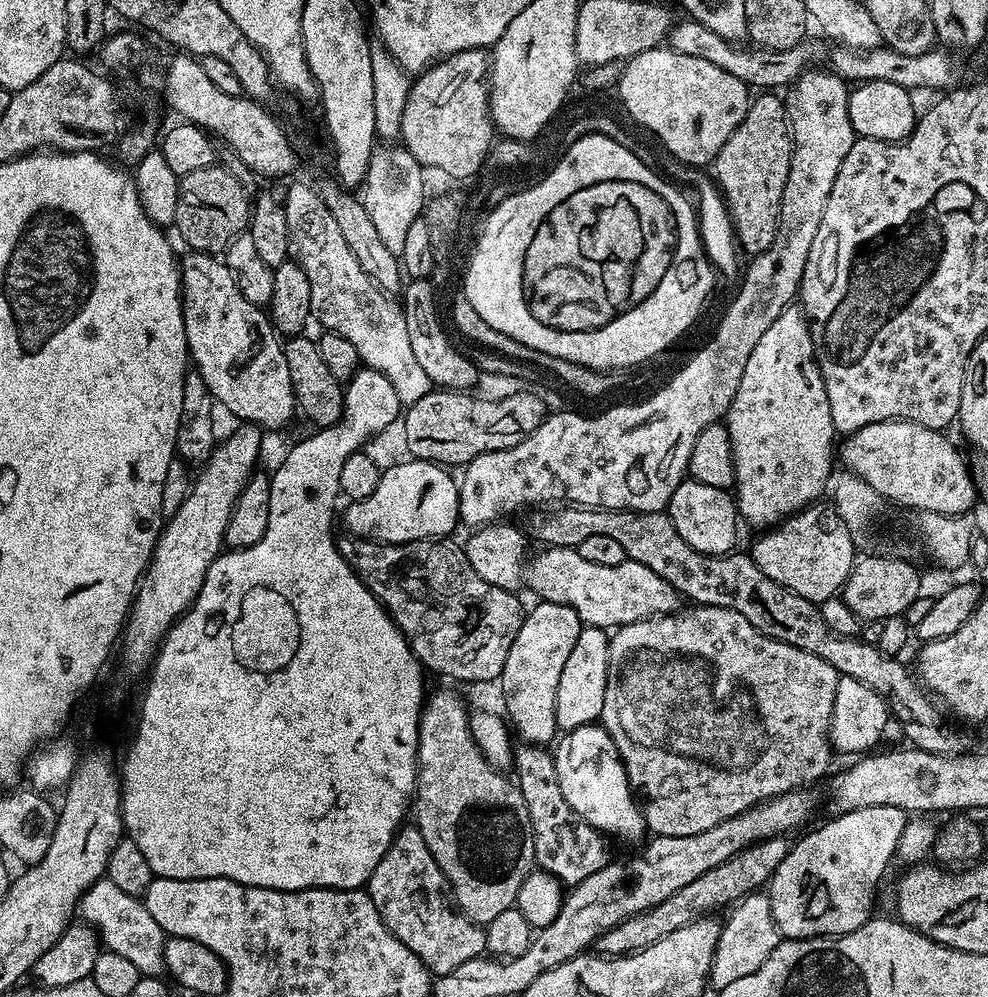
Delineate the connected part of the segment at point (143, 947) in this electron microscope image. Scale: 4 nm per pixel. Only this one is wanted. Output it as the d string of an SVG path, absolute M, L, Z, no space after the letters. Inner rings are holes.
M105 878L88 888L86 895L80 899L78 912L83 923L91 924L96 929L103 947L114 954L122 954L122 958L134 962L141 976L165 975L166 933L160 929L158 922L154 922L154 918L150 918L150 910L146 910L143 899L126 894L119 886L114 886L114 882Z

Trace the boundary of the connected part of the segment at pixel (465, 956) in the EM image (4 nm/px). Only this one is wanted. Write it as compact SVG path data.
M415 826L401 827L392 840L390 850L374 866L366 885L368 897L374 902L382 922L410 949L433 977L450 974L462 962L488 952L486 934L481 925L460 913L446 874L434 862L434 854L426 850L426 842Z

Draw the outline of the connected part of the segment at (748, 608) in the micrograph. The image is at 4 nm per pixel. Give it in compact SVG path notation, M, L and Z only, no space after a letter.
M556 506L551 510L533 512L536 513L529 518L529 529L527 528L533 541L541 540L541 545L553 548L579 549L580 544L586 542L586 538L591 538L591 536L597 534L614 538L621 544L622 550L626 550L629 560L642 562L642 566L654 570L654 574L658 574L658 578L666 578L666 582L670 582L670 586L674 586L674 590L679 592L681 597L688 599L689 596L692 599L689 601L693 605L709 604L726 610L734 610L738 614L742 614L742 618L746 618L746 622L750 622L750 626L762 630L762 634L766 634L778 642L798 646L798 650L806 650L810 654L822 658L822 662L830 662L830 666L834 666L834 670L841 676L854 678L857 682L862 682L862 686L870 686L870 690L874 690L874 694L878 694L886 702L891 719L895 723L896 720L900 723L900 728L904 731L905 738L908 739L905 741L911 747L921 748L927 752L942 754L943 756L958 756L971 749L968 748L972 744L971 738L966 733L959 732L955 728L955 726L957 727L955 723L952 723L953 725L944 724L943 718L940 717L940 712L942 713L941 705L937 703L932 693L924 687L918 679L917 673L909 665L908 669L903 664L903 659L887 656L875 643L867 644L864 638L834 634L830 630L830 626L826 626L826 622L822 622L822 614L815 603L807 601L806 598L799 597L790 589L782 587L778 582L774 582L773 578L768 578L752 560L751 555L707 556L698 550L694 550L694 546L687 544L682 538L682 534L678 534L678 530L674 530L674 522L668 517L667 511L627 512L625 508Z

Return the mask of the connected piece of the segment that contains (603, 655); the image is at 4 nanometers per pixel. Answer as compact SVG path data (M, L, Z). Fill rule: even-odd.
M581 627L574 650L562 666L562 678L558 682L558 694L554 698L556 727L561 733L574 732L587 724L595 724L602 714L602 702L606 702L606 678L610 666L610 636L605 629Z

